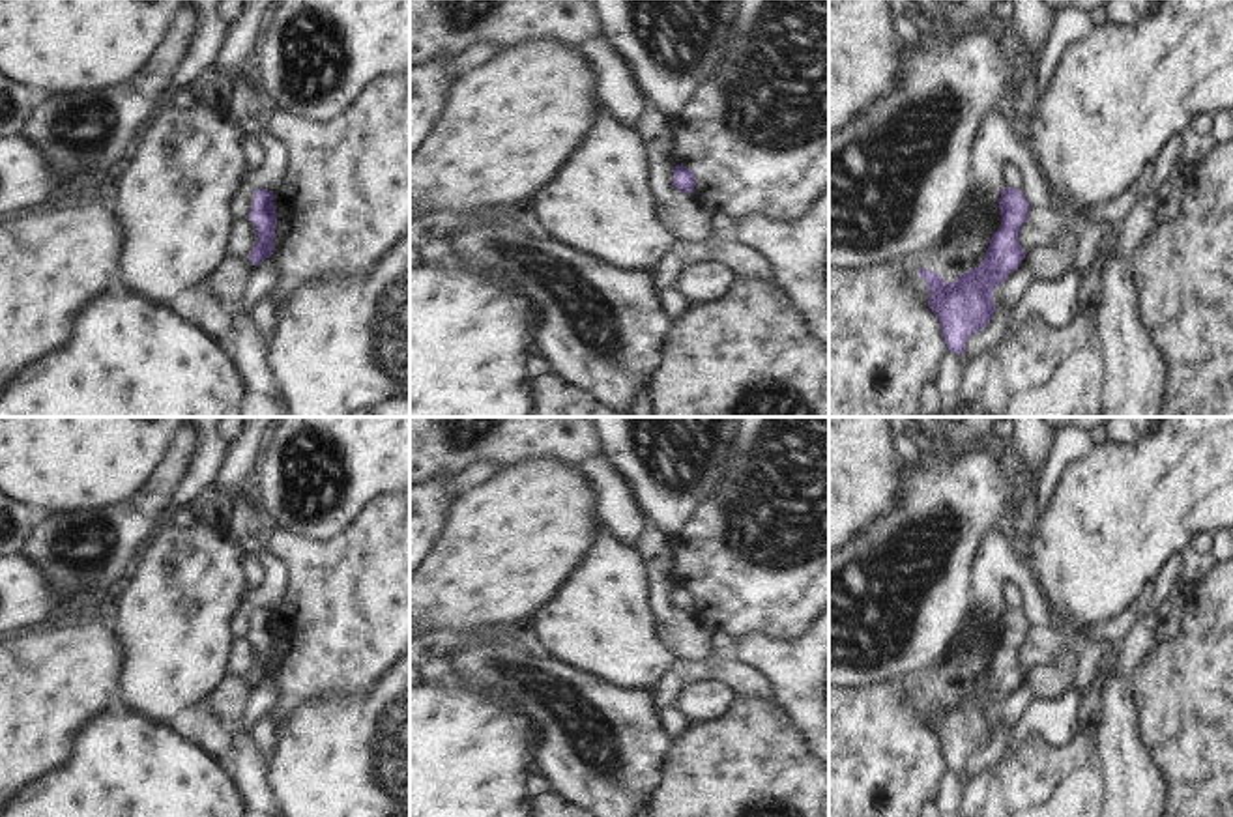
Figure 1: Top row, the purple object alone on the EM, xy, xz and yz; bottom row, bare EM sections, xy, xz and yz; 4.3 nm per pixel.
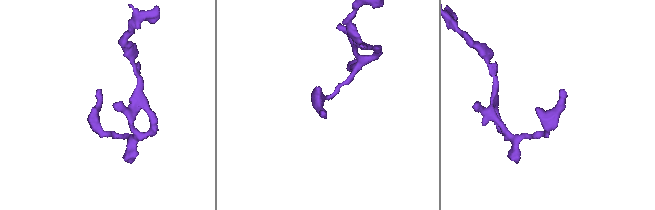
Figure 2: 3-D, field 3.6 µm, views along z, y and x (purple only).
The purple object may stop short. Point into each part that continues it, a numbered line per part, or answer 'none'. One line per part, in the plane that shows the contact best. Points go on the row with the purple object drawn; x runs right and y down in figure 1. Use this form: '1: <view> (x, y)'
none.

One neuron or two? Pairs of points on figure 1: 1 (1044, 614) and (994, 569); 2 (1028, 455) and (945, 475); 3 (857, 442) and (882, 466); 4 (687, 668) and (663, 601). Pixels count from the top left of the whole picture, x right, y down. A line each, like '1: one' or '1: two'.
1: one
2: two
3: one
4: two

